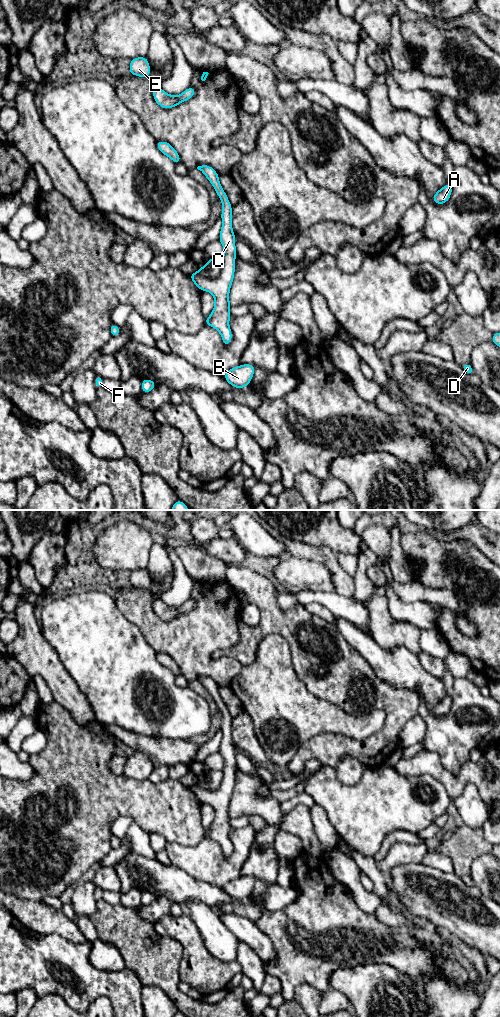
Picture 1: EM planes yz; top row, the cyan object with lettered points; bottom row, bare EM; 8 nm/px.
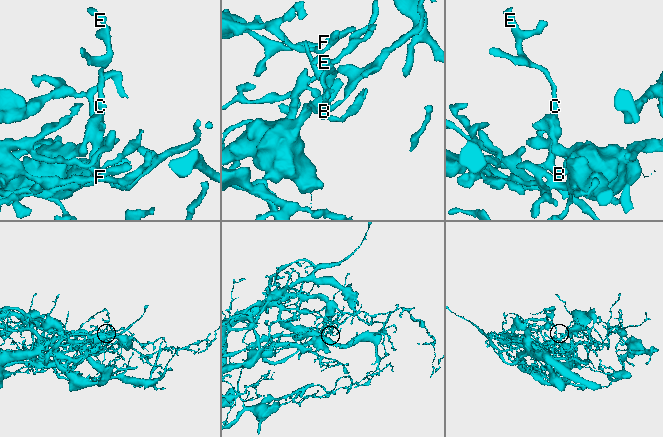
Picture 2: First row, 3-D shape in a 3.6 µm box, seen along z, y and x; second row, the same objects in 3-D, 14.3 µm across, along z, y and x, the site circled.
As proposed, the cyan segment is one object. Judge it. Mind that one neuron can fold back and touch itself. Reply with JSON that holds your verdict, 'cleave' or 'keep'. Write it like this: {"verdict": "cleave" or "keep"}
{"verdict": "cleave"}

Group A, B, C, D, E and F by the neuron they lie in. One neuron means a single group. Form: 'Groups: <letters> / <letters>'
Groups: A B C D E / F

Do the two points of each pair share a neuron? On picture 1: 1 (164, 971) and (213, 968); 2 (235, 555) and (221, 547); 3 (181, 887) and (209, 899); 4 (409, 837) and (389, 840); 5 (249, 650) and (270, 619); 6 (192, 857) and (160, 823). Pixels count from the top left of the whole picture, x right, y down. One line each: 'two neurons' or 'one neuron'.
1: two neurons
2: one neuron
3: one neuron
4: one neuron
5: one neuron
6: two neurons

